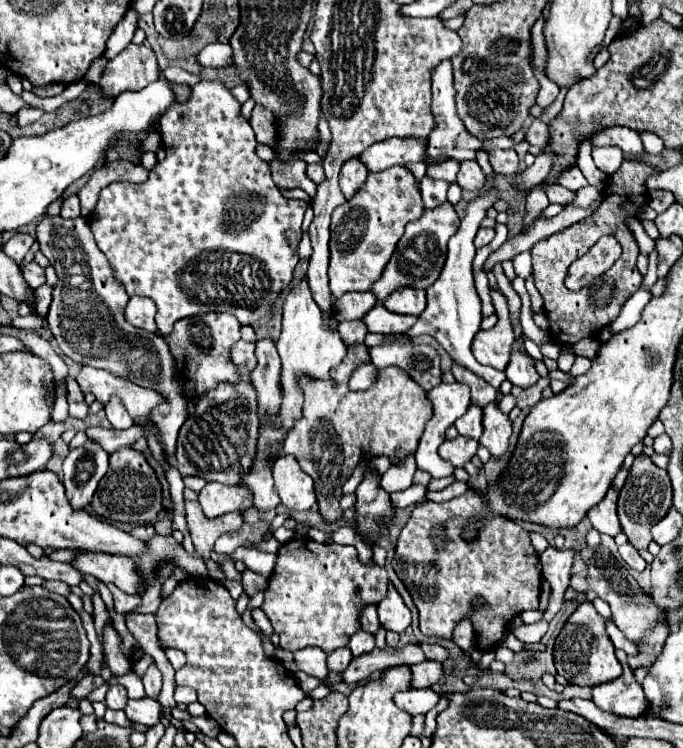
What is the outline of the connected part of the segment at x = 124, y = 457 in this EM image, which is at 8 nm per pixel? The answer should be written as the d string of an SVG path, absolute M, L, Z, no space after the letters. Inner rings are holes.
M122 447L120 451L112 453L110 469L102 477L90 505L96 515L108 521L124 521L124 523L134 523L134 525L154 523L158 519L158 513L162 511L162 491L144 455L132 447Z

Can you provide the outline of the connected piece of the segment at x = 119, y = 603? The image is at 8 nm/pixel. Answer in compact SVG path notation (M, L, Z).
M108 585L108 589L110 589L112 597L114 597L116 613L122 613L122 615L124 615L124 613L128 613L128 611L132 611L134 607L140 605L140 597L136 597L136 595L128 595L128 593L120 591L120 589L116 589L114 585Z

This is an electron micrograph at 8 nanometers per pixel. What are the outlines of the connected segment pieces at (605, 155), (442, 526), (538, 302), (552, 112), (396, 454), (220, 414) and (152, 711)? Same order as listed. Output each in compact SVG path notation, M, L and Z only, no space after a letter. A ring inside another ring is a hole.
M592 147L592 157L596 167L606 175L616 173L624 161L624 155L618 147Z
M466 491L464 495L454 497L450 501L442 501L442 503L420 501L414 507L408 523L404 525L404 529L398 537L392 567L416 603L416 609L420 615L420 631L426 637L454 639L454 627L464 617L470 617L474 633L476 633L478 649L494 651L502 639L502 633L506 633L510 629L510 623L516 617L514 613L528 611L532 607L538 609L542 569L540 569L540 561L532 547L528 531L524 531L520 527L520 523L514 523L510 519L492 517L490 511L486 509L486 505L482 503L482 499L474 491ZM468 517L484 517L486 519L484 527L478 533L478 539L472 543L468 543L460 537L462 527L468 521ZM478 597L482 599L482 605L486 611L490 611L490 615L470 615L470 599L478 599Z
M530 276L527 279L525 279L525 287L531 298L532 314L540 313L540 311L544 312L544 302L542 296L540 295L539 291L536 289L534 285L533 276Z
M561 88L554 103L544 110L543 115L540 117L544 123L549 124L560 113L563 107L564 97L567 92L568 88Z
M360 319L340 323L340 337L344 343L348 343L348 355L340 367L332 369L332 381L336 387L332 381L326 383L306 377L302 379L304 415L284 441L284 453L294 455L300 467L314 479L318 513L326 523L342 519L342 509L338 503L342 499L342 485L362 457L386 455L392 465L400 465L408 455L414 455L420 435L424 433L424 425L432 417L432 403L426 399L426 391L408 379L404 371L398 371L398 367L380 369L378 383L368 391L354 393L348 389L348 377L352 371L360 363L370 361L368 347L364 345L366 335L368 329Z
M240 339L232 345L230 359L232 363L236 363L236 367L240 367L240 383L220 383L220 387L208 391L208 395L200 395L200 399L196 401L196 411L188 415L178 433L176 469L182 477L198 475L206 481L236 485L254 461L258 439L258 403L256 389L252 387L250 379L250 373L256 367L254 343L246 343Z
M145 697L139 700L129 699L124 707L124 713L130 721L142 723L142 725L156 725L160 721L160 703L154 699Z

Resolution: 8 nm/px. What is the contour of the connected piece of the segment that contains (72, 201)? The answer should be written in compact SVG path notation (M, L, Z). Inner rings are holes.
M72 195L72 197L68 197L68 199L62 201L60 215L62 215L64 219L74 219L74 217L80 215L80 201L78 201L76 195Z

